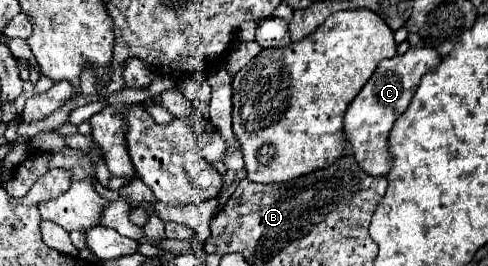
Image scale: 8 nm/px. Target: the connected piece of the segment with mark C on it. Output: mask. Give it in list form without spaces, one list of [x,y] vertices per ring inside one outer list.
[[[410,47],[404,55],[396,55],[392,59],[384,59],[356,99],[350,103],[344,119],[344,133],[348,139],[348,147],[354,151],[358,165],[368,175],[386,175],[392,167],[392,157],[388,151],[388,133],[394,121],[406,111],[412,101],[412,95],[424,73],[434,69],[442,61],[442,55],[430,47]]]

